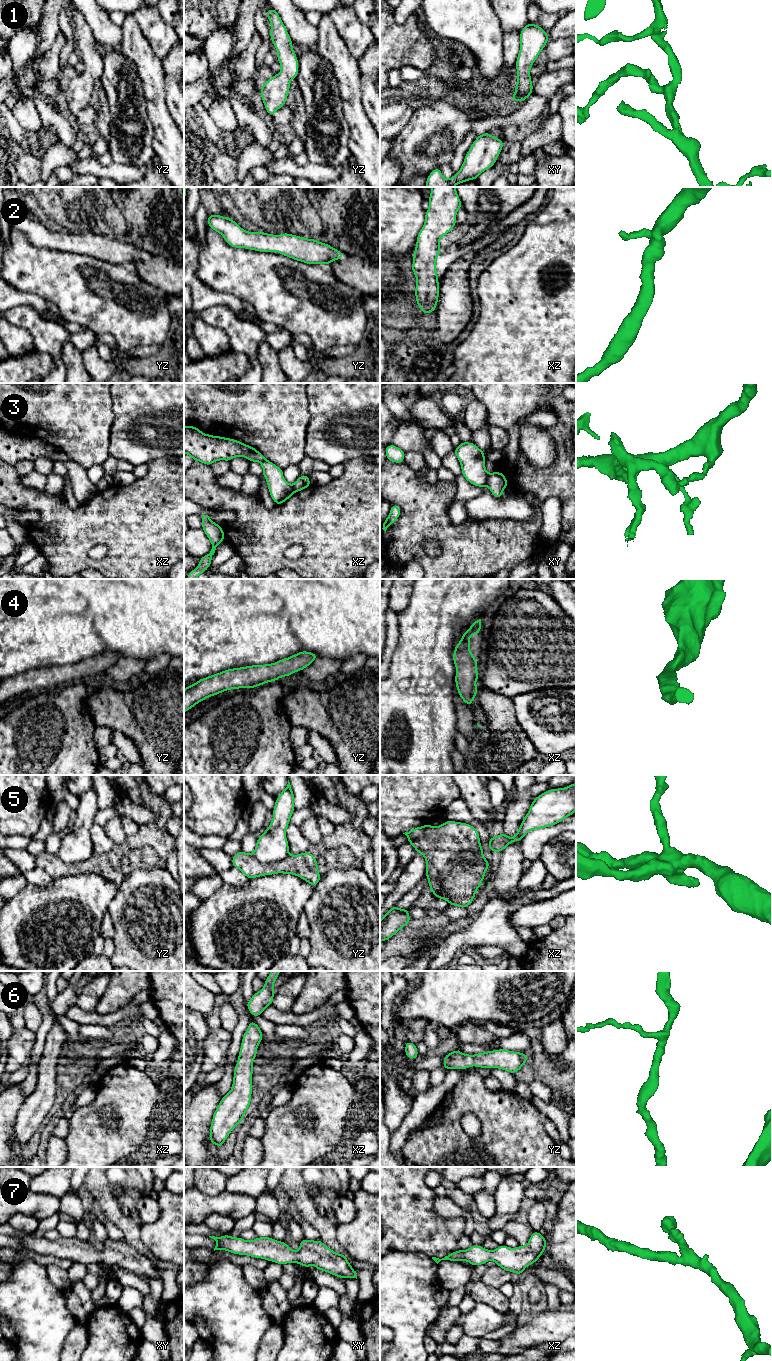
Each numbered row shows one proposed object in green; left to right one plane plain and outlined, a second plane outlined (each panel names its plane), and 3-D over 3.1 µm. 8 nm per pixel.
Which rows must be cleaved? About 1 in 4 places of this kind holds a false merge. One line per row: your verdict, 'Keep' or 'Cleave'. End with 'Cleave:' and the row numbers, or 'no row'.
1: Keep
2: Keep
3: Cleave
4: Keep
5: Cleave
6: Keep
7: Keep
Cleave: 3, 5

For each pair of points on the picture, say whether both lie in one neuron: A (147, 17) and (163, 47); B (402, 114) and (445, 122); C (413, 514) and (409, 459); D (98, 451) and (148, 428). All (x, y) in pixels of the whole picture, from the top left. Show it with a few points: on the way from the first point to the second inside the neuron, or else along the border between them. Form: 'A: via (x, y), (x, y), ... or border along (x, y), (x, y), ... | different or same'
A: via (153, 24), (153, 28), (161, 36), (161, 40) | same
B: border along (416, 101), (411, 118), (396, 134) | different
C: border along (403, 462), (415, 472) | different
D: border along (113, 423), (110, 429), (109, 455) | different

